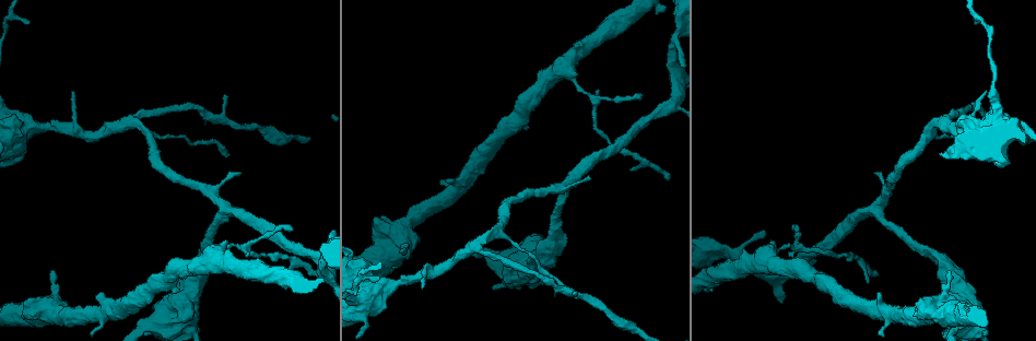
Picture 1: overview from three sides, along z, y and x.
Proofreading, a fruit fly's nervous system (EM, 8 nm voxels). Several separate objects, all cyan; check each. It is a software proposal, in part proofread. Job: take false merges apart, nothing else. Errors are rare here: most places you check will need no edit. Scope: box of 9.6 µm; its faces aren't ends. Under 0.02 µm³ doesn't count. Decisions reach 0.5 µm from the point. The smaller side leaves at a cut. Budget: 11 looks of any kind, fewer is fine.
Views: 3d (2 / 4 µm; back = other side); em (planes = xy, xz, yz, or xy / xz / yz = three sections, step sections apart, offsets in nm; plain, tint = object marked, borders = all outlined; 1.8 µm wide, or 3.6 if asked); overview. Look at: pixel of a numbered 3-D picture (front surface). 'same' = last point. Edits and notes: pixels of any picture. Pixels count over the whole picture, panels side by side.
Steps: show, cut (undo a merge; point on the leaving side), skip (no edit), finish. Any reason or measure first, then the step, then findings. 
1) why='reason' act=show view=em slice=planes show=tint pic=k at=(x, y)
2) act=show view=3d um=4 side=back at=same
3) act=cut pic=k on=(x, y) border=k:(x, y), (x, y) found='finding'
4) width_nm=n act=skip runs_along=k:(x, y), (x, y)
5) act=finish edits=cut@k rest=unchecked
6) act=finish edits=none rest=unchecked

act=show view=em um=3.6 slice=yz step=16 show=tint pic=1 at=(941, 121)

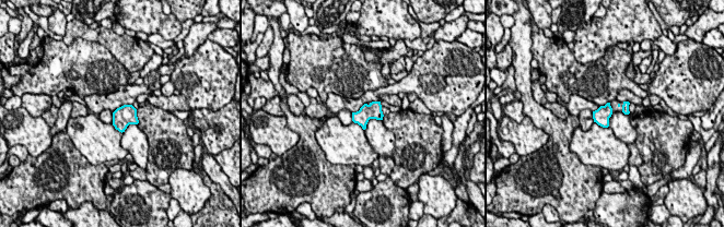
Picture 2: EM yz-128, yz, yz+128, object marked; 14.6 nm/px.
width_nm=220 act=skip found='all the same cell'

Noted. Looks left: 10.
why='calibre changes' act=show view=3d um=4 pic=1 at=(47, 311)

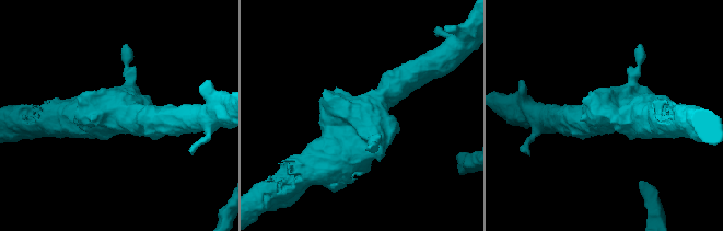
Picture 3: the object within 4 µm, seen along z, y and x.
why='now the EM' act=show view=em um=3.6 slice=planes show=tint pic=3 at=(363, 120)

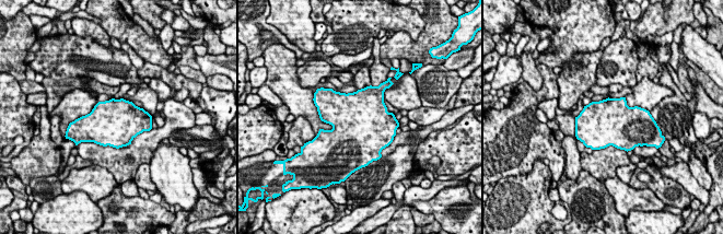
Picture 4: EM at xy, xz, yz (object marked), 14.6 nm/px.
act=skip found='continuous, no second cell'

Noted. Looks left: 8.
why='calibre changes' act=show view=3d um=4 side=back pic=1 at=(527, 258)

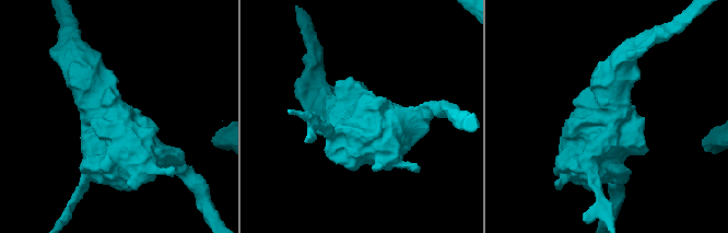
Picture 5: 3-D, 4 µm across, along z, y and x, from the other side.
why='need the tissue' act=show view=em um=3.6 slice=xy step=8 show=tint pic=5 at=(602, 127)

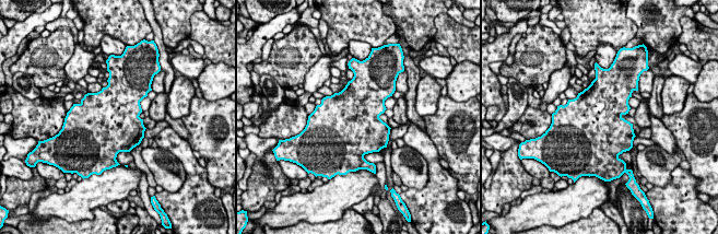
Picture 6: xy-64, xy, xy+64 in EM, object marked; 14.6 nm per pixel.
why='another direction' act=show view=em um=3.6 slice=planes show=borders at=same

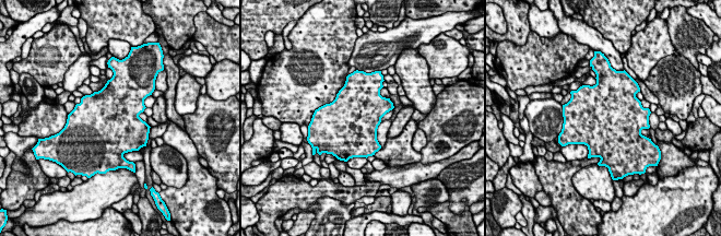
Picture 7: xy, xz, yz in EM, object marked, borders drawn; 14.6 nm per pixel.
width_nm=750 act=skip found='continuous, no second cell'

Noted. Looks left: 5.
why='arms part here' act=show view=em slice=xz step=16 show=tint pic=1 at=(885, 311)

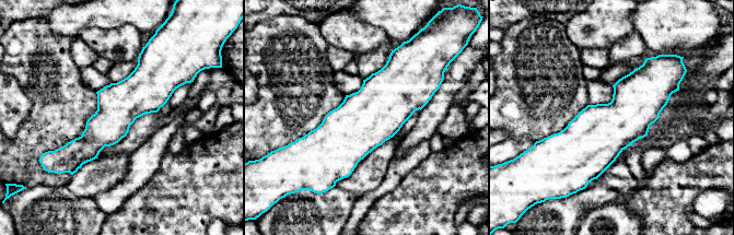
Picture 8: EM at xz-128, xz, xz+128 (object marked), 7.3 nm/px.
why='cut it another way' act=show view=em slice=planes show=tint at=same

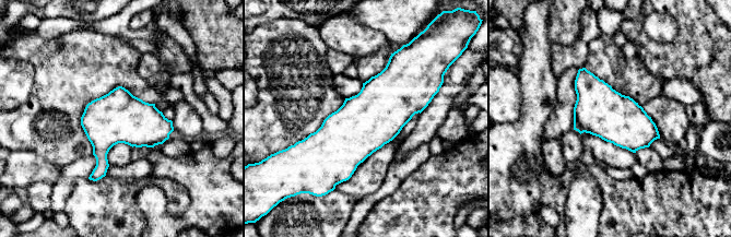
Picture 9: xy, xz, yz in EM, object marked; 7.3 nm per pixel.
act=skip found='all the same cell'

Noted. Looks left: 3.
act=finish edits=none rest=unchecked

